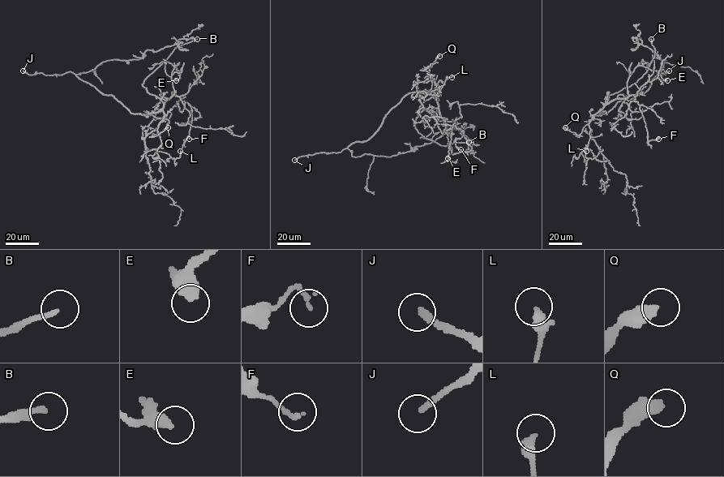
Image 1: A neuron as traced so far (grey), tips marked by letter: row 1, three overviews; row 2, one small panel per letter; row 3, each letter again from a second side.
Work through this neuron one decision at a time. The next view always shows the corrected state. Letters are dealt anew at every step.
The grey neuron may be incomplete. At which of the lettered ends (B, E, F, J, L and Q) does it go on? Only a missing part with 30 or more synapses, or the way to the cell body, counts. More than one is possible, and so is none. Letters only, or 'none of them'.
B, J, Q

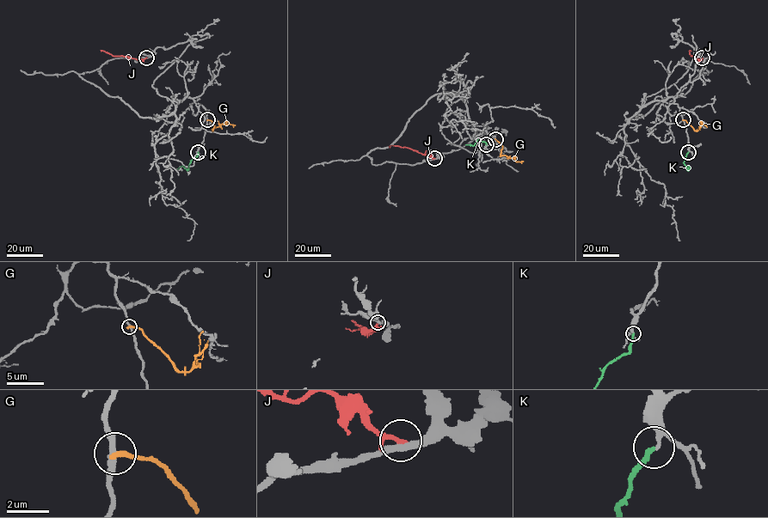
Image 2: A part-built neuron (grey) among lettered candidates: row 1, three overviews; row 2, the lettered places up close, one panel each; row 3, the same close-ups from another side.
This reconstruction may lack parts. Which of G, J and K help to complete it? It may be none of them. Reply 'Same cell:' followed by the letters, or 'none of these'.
Same cell: K

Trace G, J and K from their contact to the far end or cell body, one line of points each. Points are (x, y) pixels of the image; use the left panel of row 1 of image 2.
G: (207, 119), (214, 124), (212, 131), (222, 124), (235, 125)
J: (146, 57), (139, 59), (112, 56), (101, 50)
K: (198, 151), (187, 168), (181, 166), (177, 169)

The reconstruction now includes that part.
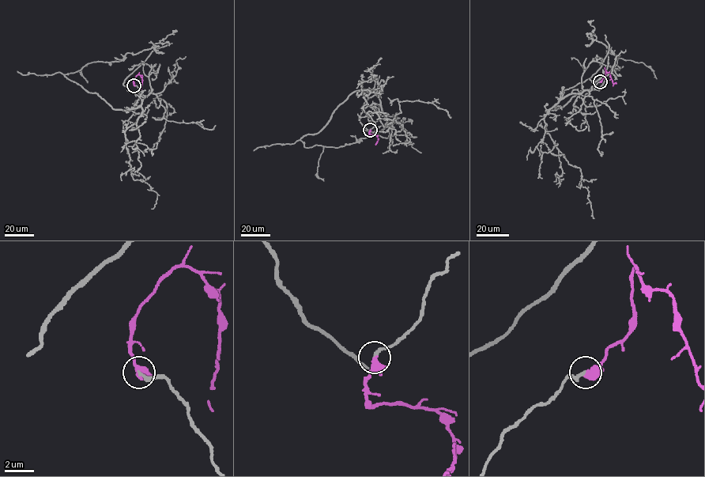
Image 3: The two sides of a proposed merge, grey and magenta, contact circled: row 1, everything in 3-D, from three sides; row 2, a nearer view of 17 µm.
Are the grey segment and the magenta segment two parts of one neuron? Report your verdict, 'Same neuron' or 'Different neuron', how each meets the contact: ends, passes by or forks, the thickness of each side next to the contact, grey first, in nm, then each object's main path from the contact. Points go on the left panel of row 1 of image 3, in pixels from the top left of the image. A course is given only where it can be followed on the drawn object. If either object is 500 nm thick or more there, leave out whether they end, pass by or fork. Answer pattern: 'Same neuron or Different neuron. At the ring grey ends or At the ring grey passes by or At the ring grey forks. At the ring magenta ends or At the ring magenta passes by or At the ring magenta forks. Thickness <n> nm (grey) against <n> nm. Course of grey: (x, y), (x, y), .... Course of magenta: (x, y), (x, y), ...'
Same neuron. At the ring grey ends. At the ring magenta passes by. Thickness 200 nm (grey) against 420 nm. Course of grey: (133, 85), (145, 96), (136, 107), (122, 111), (64, 74), (93, 62), (122, 60), (175, 29). Course of magenta: (133, 85), (133, 78), (139, 74), (141, 77), (140, 87)

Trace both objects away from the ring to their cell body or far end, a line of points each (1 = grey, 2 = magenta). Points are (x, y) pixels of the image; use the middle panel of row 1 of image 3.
1: (370, 130), (381, 104), (374, 88), (362, 88), (300, 140), (307, 148), (338, 147), (395, 123), (411, 124)
2: (370, 130), (370, 134), (376, 135), (375, 145)

